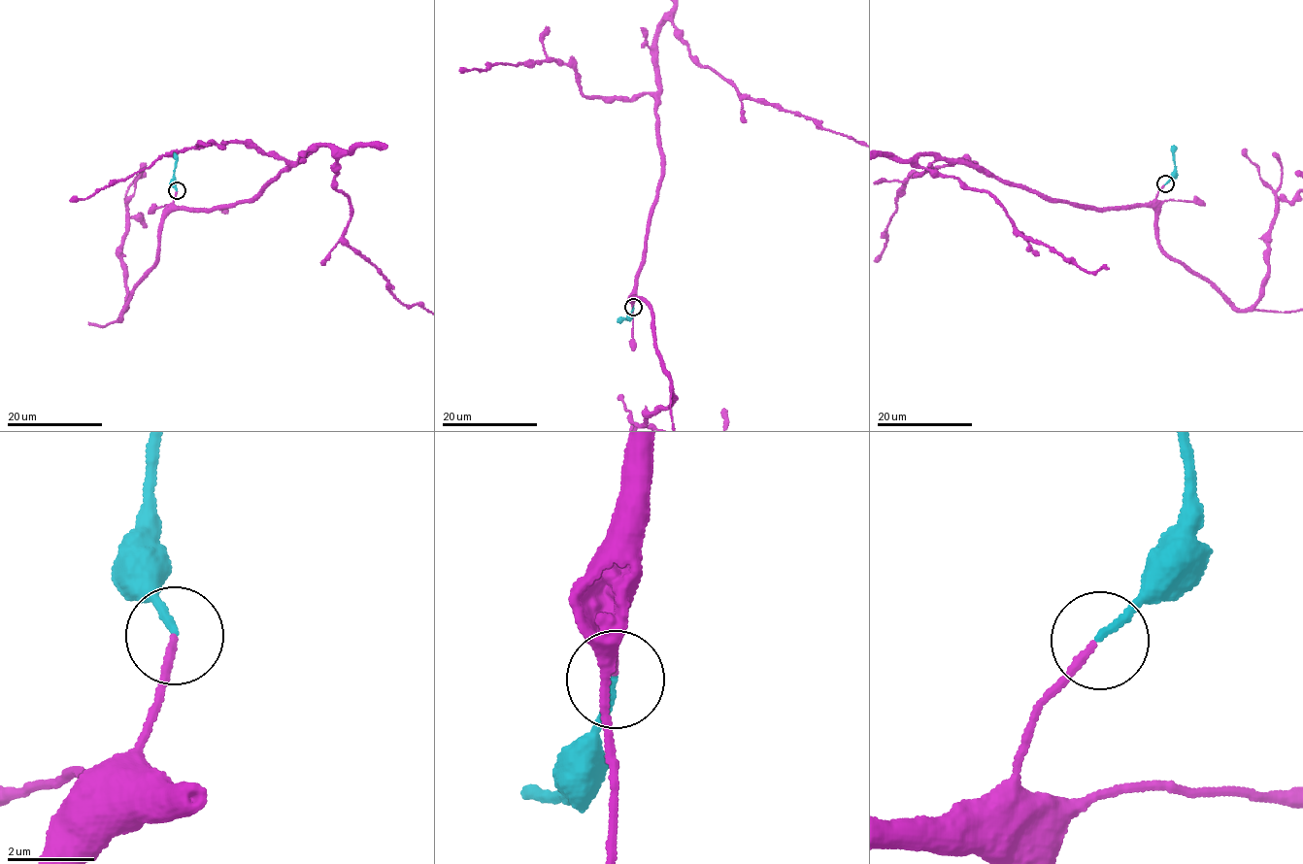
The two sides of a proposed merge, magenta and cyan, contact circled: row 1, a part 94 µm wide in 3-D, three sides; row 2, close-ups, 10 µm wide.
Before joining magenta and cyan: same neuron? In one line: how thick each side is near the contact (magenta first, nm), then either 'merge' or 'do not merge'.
calibres 160 and 160 nm; merge

